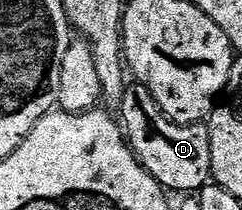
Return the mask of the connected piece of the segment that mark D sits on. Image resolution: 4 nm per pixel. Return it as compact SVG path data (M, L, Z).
M131 85L118 100L118 118L135 158L168 192L198 193L208 186L211 174L209 130L203 123L175 123L141 85Z

